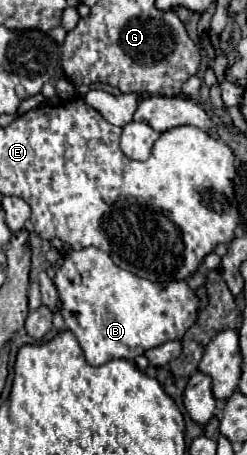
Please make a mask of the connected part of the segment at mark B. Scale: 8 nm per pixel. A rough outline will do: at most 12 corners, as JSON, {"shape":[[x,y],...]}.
{"shape":[[96,247],[52,281],[90,365],[178,341],[198,299]]}

